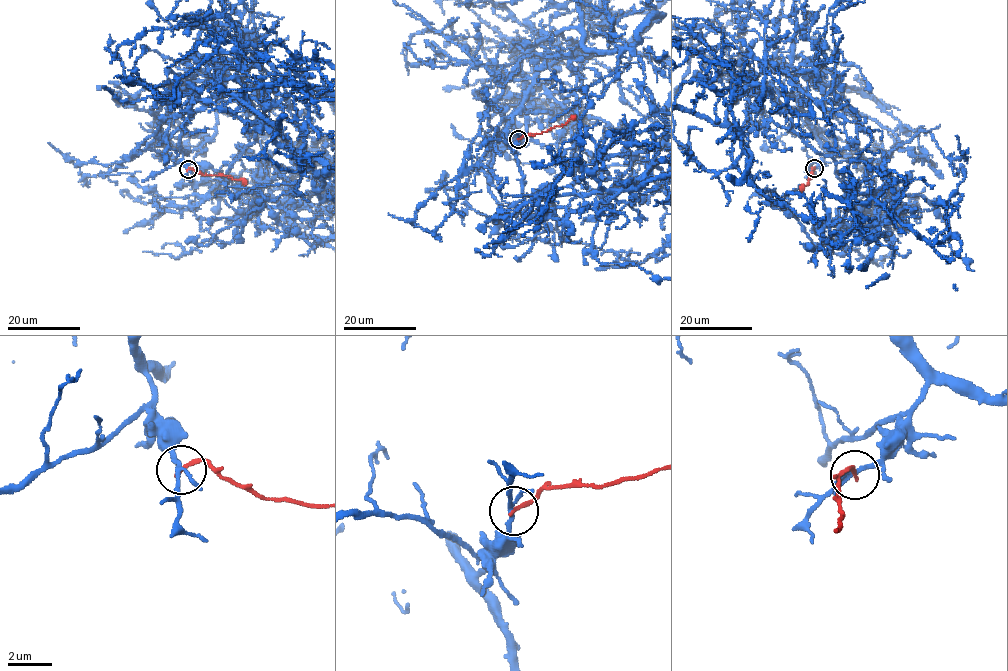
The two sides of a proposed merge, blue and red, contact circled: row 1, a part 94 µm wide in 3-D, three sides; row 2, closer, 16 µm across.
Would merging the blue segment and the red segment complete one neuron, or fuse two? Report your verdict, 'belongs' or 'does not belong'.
does not belong

